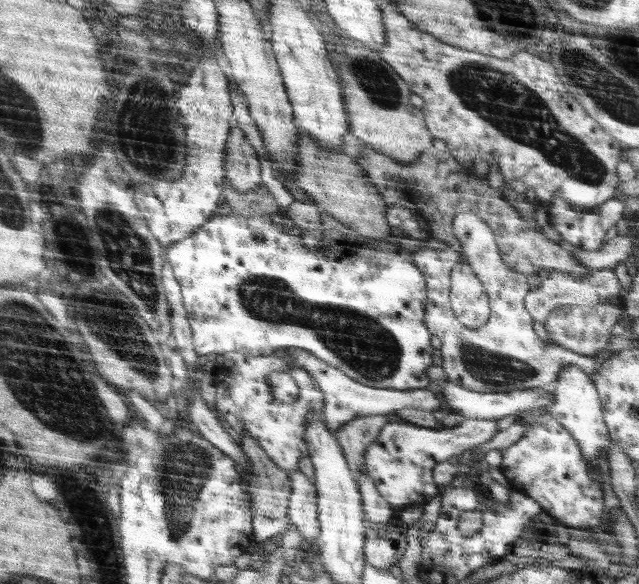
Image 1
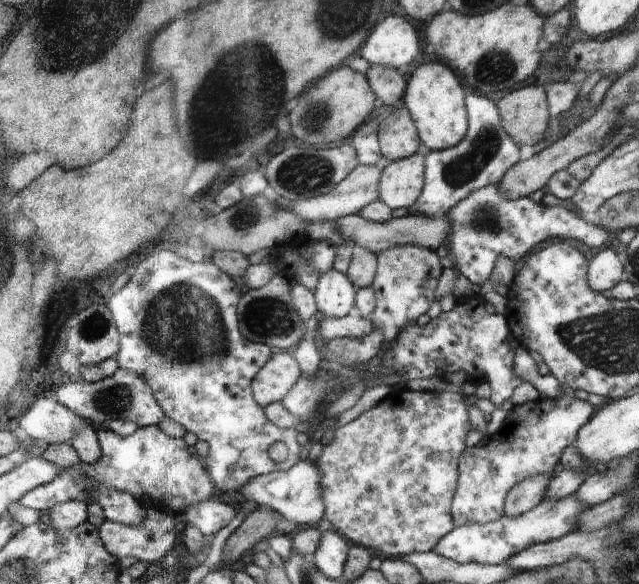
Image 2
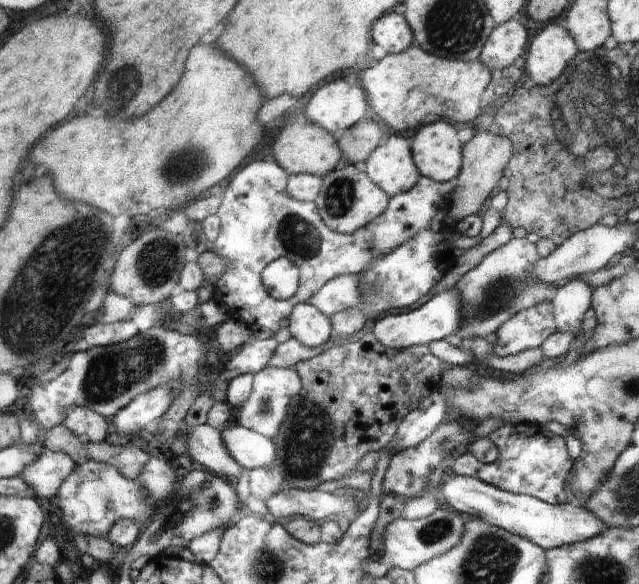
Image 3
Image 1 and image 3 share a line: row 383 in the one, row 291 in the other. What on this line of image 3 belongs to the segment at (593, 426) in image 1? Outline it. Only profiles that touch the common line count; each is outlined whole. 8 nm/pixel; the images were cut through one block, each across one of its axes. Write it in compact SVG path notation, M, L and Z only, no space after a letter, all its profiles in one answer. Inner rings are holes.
M576 277L552 292L551 304L557 332L580 334L583 315L592 307L594 287Z

